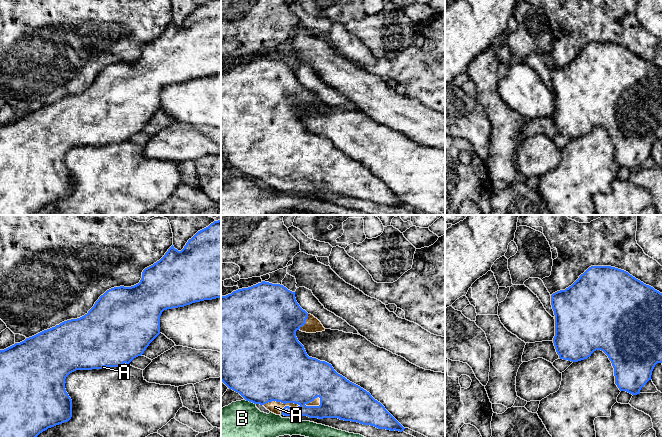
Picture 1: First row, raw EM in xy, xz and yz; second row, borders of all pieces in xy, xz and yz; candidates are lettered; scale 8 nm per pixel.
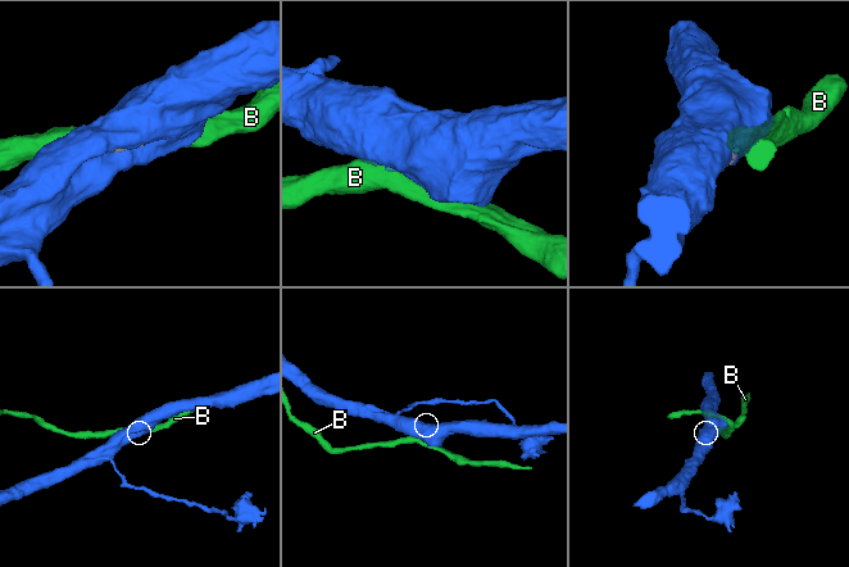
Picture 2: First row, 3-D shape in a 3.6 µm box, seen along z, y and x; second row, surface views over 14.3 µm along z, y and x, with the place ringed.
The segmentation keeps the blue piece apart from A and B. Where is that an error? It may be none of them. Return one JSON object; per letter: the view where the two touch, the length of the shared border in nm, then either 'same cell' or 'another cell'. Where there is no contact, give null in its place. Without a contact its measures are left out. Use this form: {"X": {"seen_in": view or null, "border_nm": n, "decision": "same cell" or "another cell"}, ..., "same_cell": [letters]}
{"A": {"seen_in": "xz", "border_nm": 300, "decision": "same cell"}, "B": {"seen_in": "xz", "border_nm": 100, "decision": "another cell"}, "same_cell": ["A"]}

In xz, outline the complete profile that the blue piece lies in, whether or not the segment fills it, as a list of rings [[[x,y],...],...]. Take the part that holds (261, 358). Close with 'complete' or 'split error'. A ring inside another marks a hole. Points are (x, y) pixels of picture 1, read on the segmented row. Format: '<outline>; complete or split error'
[[[262,281],[221,296],[221,381],[246,401],[263,405],[276,415],[338,418],[378,429],[404,431],[405,428],[369,392],[338,374],[331,364],[309,357],[296,337],[297,330],[316,333],[325,328],[299,306],[295,292],[283,285]]]; split error

